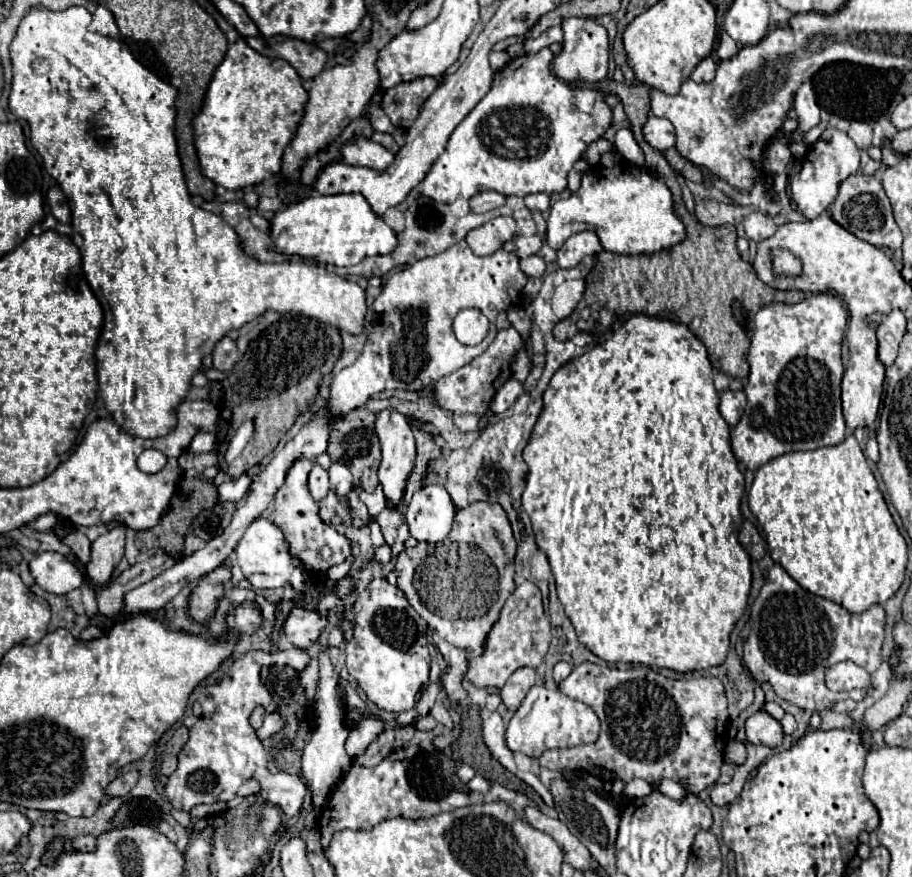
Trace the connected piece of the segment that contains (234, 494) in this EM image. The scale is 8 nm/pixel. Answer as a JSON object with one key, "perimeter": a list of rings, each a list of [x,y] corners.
{"perimeter":[[[243,474],[239,476],[237,480],[231,480],[231,482],[223,482],[217,486],[219,490],[219,500],[223,502],[239,502],[241,498],[245,498],[245,494],[249,492],[251,488],[251,482],[253,482],[253,474]]]}

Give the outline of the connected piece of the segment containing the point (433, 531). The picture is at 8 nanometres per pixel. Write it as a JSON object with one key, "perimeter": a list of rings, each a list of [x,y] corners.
{"perimeter":[[[441,486],[417,490],[405,510],[409,532],[415,540],[441,542],[447,538],[455,518],[455,506]]]}

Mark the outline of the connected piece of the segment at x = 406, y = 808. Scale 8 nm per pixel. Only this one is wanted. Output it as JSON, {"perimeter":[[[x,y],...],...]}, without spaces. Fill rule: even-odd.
{"perimeter":[[[385,758],[373,768],[351,766],[349,774],[343,778],[343,782],[335,788],[333,796],[329,798],[329,802],[323,806],[323,810],[319,814],[317,828],[321,832],[323,848],[327,848],[331,836],[345,828],[371,830],[375,824],[379,824],[387,818],[395,818],[395,816],[413,818],[413,820],[415,818],[431,818],[435,814],[451,812],[451,810],[457,810],[457,808],[469,806],[469,804],[471,804],[469,796],[459,790],[453,790],[445,798],[439,800],[429,800],[417,796],[415,792],[411,792],[411,786],[409,786],[407,774],[405,774],[405,766],[401,762]]]}

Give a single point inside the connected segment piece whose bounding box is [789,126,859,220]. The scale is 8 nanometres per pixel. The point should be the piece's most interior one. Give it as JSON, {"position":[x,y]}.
{"position":[834,156]}

